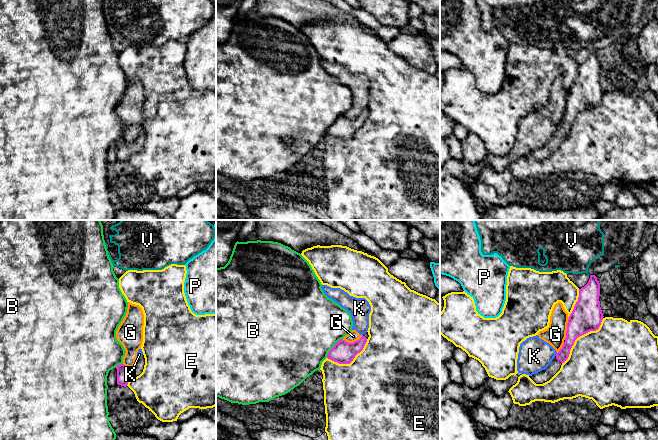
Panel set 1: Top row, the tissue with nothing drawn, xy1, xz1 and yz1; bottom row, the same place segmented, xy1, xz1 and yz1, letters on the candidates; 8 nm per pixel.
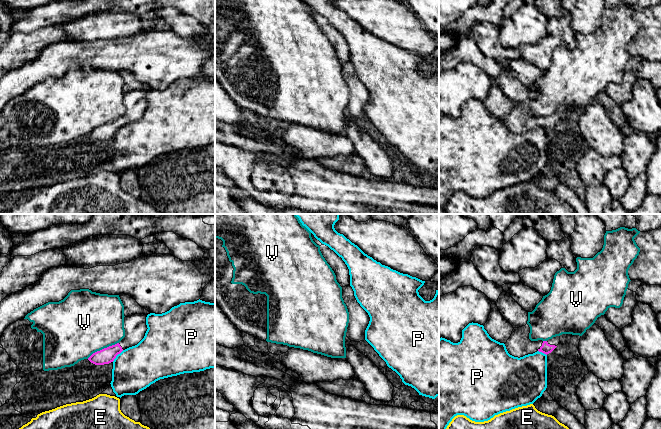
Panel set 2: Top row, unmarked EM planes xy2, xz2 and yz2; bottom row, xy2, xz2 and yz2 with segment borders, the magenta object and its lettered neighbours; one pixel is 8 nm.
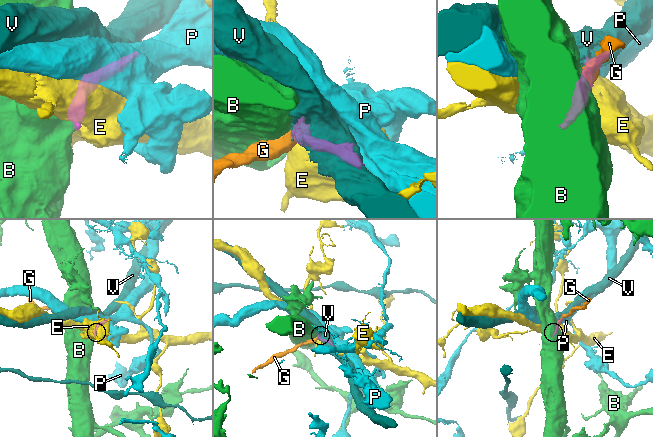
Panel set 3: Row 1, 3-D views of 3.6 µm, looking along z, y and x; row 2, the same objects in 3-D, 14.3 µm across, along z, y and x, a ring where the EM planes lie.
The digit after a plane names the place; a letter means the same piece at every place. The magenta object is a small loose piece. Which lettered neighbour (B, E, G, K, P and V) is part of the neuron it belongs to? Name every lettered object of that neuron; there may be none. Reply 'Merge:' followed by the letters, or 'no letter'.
Merge: no letter

